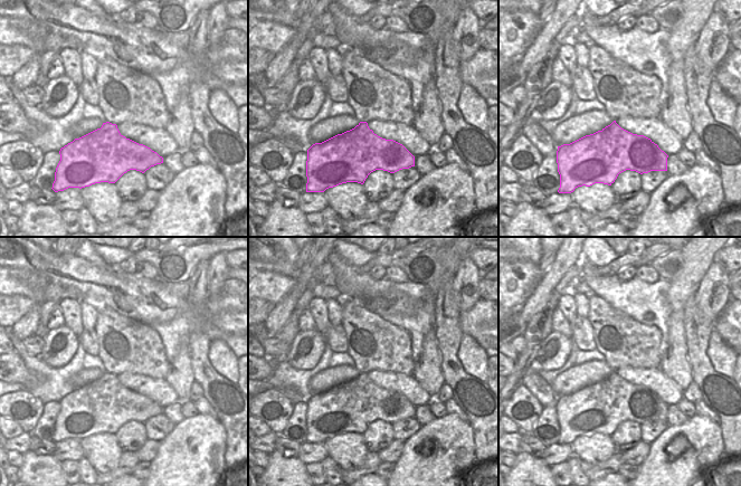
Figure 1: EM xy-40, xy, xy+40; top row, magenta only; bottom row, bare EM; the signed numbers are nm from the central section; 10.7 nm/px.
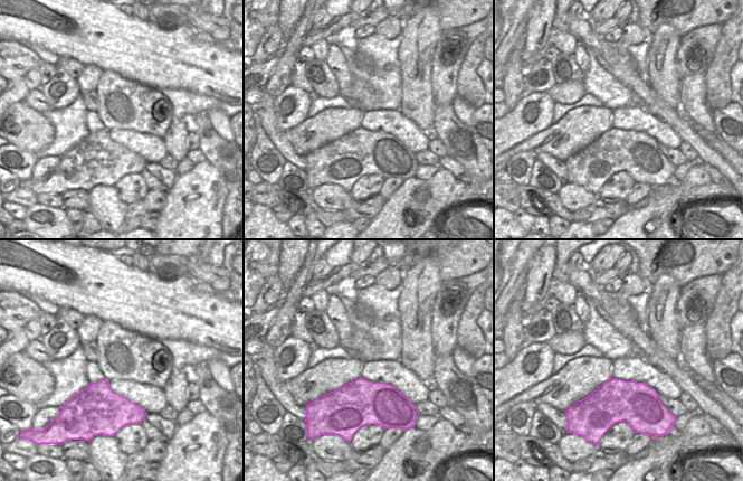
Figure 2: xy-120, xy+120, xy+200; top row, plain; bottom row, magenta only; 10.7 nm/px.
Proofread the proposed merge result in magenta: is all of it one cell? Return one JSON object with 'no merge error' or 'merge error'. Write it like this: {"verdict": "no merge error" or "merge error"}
{"verdict": "merge error"}

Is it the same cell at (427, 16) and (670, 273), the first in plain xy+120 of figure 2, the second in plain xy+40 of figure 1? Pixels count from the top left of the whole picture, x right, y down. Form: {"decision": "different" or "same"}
{"decision": "different"}

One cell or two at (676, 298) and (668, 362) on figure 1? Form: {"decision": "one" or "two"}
{"decision": "one"}

